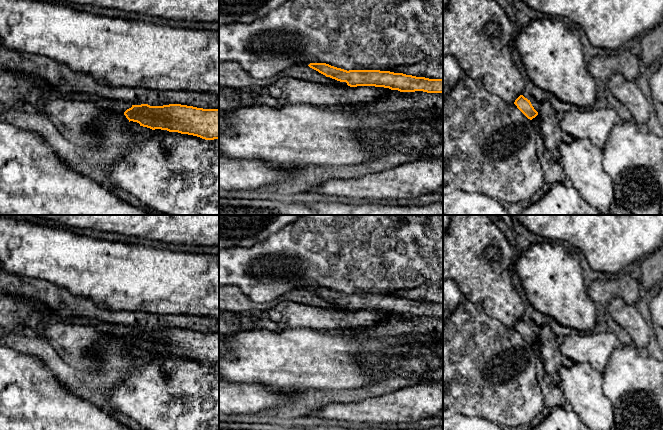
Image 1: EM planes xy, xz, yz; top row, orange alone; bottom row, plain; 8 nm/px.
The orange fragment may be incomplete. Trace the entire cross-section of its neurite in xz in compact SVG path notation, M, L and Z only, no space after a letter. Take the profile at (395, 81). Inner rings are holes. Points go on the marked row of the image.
M310 63L308 66L326 77L346 82L350 87L375 86L400 92L443 93L443 79L429 79L380 70L347 71L326 63Z

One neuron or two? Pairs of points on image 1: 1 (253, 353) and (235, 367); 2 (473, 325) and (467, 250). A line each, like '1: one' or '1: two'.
1: one
2: two

